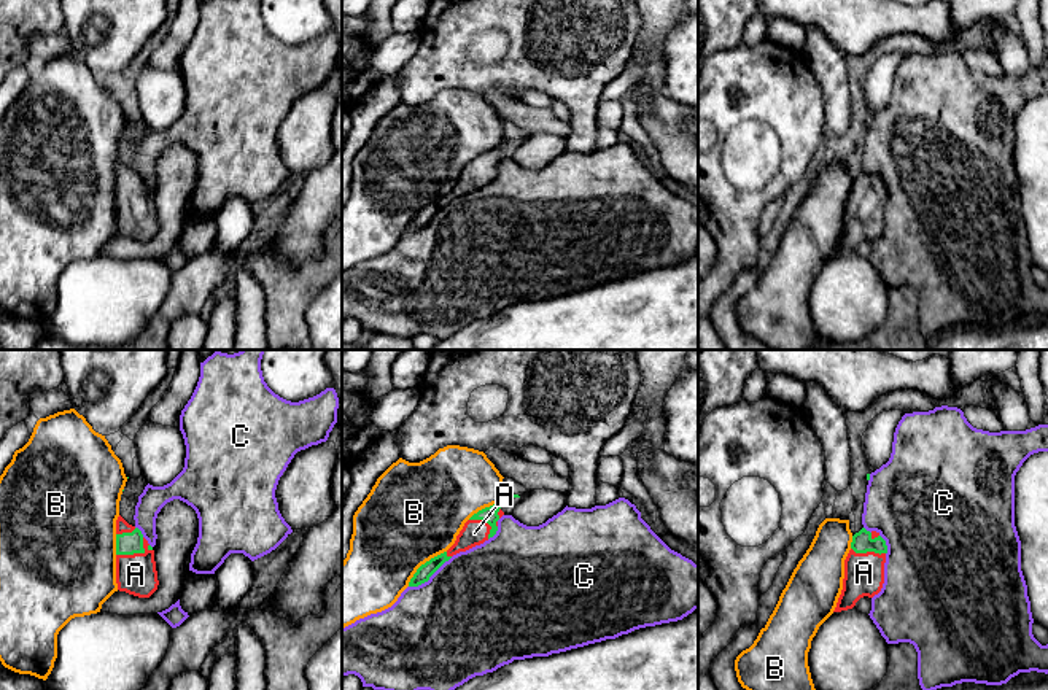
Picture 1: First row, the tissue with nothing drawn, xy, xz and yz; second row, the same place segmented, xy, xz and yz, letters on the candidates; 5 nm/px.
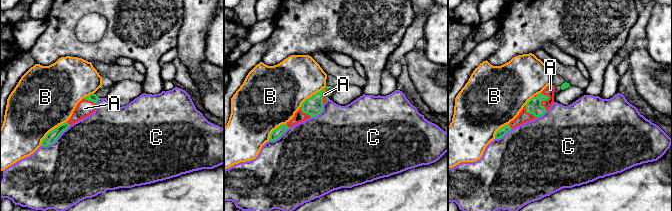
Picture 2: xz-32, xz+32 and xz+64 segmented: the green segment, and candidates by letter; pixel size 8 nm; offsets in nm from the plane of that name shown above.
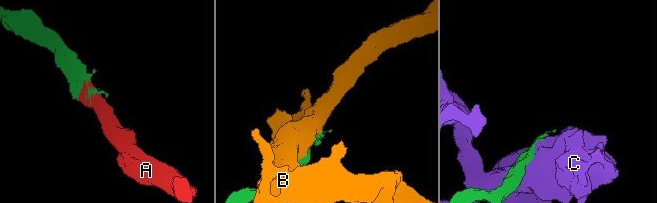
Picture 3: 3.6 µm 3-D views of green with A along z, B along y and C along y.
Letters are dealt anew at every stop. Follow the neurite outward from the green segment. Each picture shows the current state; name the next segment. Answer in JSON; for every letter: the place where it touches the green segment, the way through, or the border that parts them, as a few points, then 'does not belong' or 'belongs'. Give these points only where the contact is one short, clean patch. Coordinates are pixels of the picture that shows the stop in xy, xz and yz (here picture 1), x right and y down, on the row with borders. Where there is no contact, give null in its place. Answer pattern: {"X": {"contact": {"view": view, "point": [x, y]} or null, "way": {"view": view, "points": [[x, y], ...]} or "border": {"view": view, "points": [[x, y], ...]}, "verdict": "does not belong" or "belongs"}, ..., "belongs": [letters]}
{"A": {"contact": {"view": "xy", "point": [134, 552]}, "verdict": "belongs"}, "B": {"contact": {"view": "xz", "point": [425, 563]}, "verdict": "does not belong"}, "C": {"contact": {"view": "xz", "point": [430, 576]}, "verdict": "does not belong"}, "belongs": ["A"]}

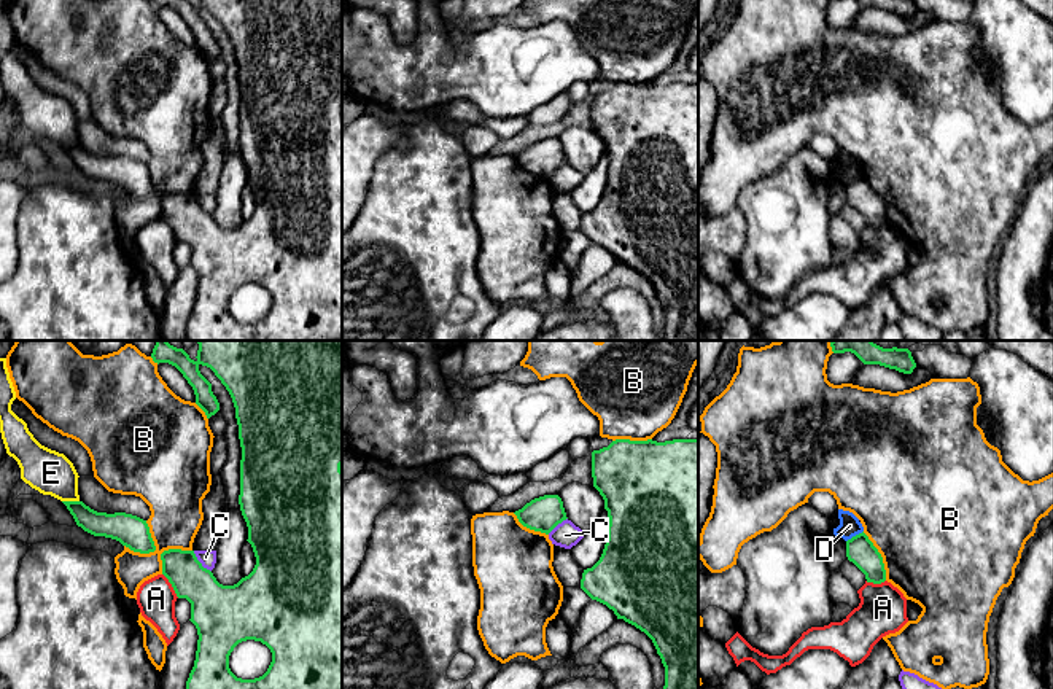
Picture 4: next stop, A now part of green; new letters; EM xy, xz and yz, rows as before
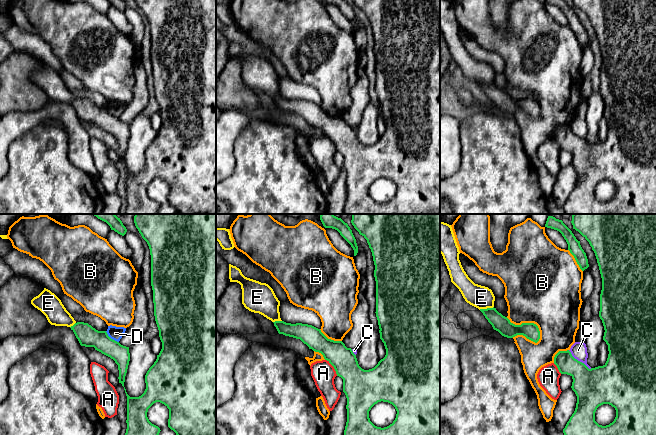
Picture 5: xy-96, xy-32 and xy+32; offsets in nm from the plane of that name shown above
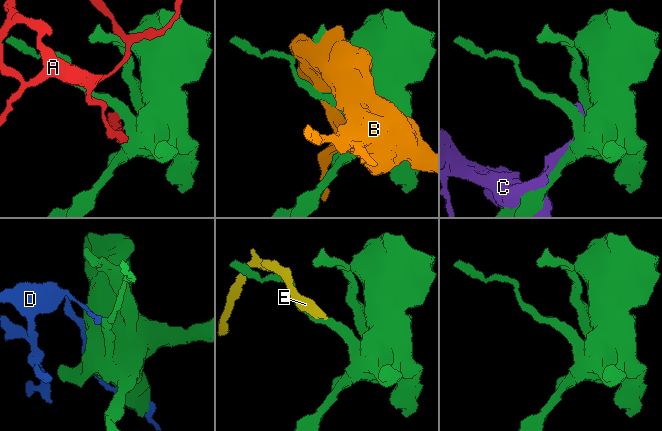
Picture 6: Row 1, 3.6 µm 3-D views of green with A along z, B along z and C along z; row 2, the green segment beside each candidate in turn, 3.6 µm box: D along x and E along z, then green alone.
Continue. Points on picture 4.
{"A": {"contact": {"view": "xy", "point": [172, 586]}, "border": {"view": "xy", "points": [[163, 573], [178, 597]]}, "verdict": "does not belong"}, "B": {"contact": {"view": "xy", "point": [155, 546]}, "verdict": "does not belong"}, "C": {"contact": {"view": "xy", "point": [199, 562]}, "verdict": "does not belong"}, "D": {"contact": {"view": "yz", "point": [856, 535]}, "verdict": "does not belong"}, "E": {"contact": {"view": "xy", "point": [70, 502]}, "verdict": "does not belong"}, "belongs": []}

